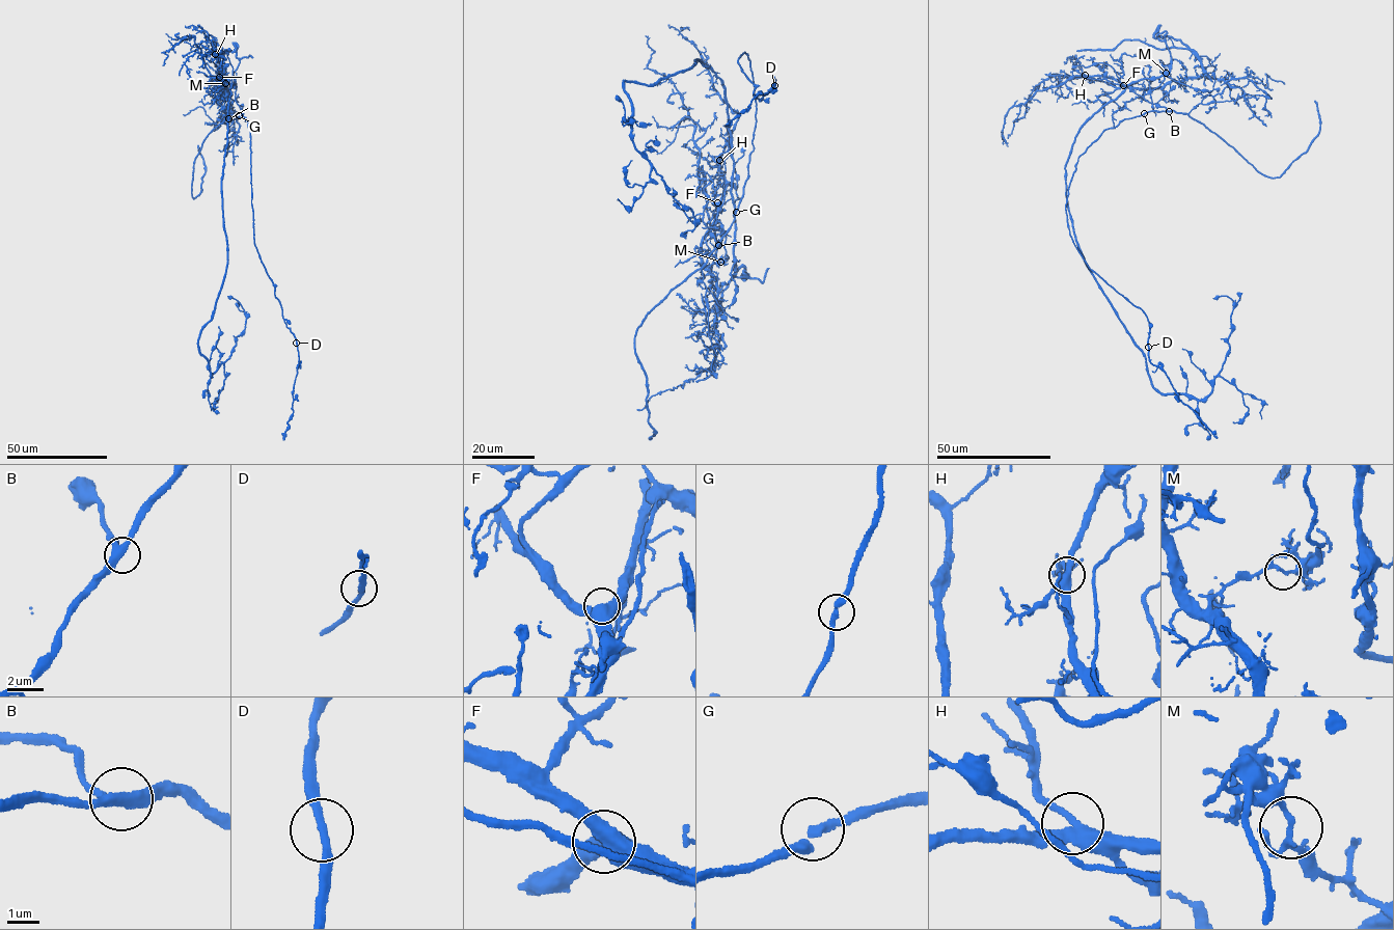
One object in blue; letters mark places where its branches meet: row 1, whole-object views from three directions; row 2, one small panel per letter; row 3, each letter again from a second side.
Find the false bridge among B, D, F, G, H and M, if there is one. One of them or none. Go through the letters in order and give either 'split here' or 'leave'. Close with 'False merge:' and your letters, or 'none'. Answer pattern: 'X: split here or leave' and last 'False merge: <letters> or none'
B: leave
D: leave
F: leave
G: leave
H: leave
M: split here
False merge: M

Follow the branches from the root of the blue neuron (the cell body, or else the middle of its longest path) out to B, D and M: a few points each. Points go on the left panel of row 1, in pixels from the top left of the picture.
B: (228, 52), (223, 58), (227, 97), (215, 87), (212, 90), (221, 99), (217, 103), (228, 118)
D: (228, 52), (223, 58), (227, 97), (212, 90), (228, 118), (242, 116), (248, 122), (254, 245), (296, 344)
M: (228, 52), (223, 58), (227, 97), (218, 88), (225, 83)

